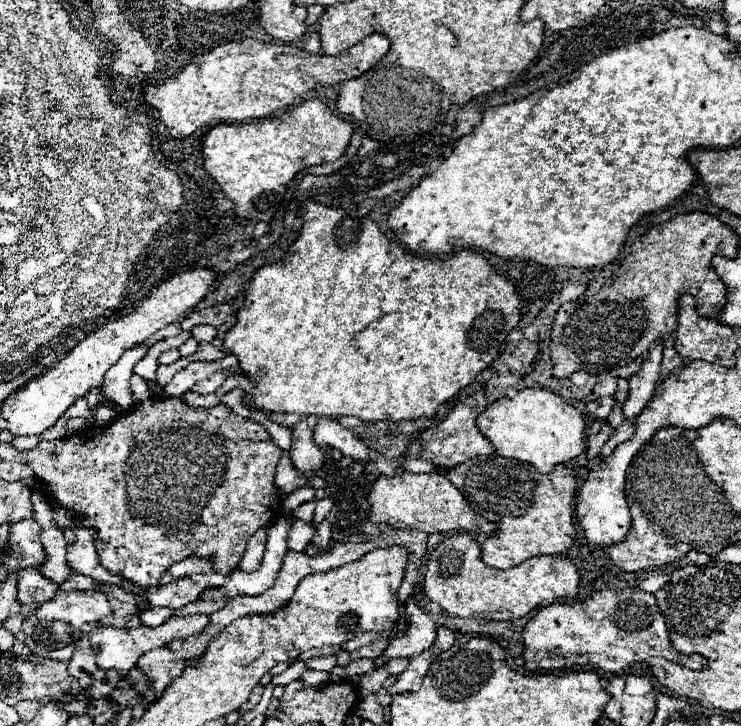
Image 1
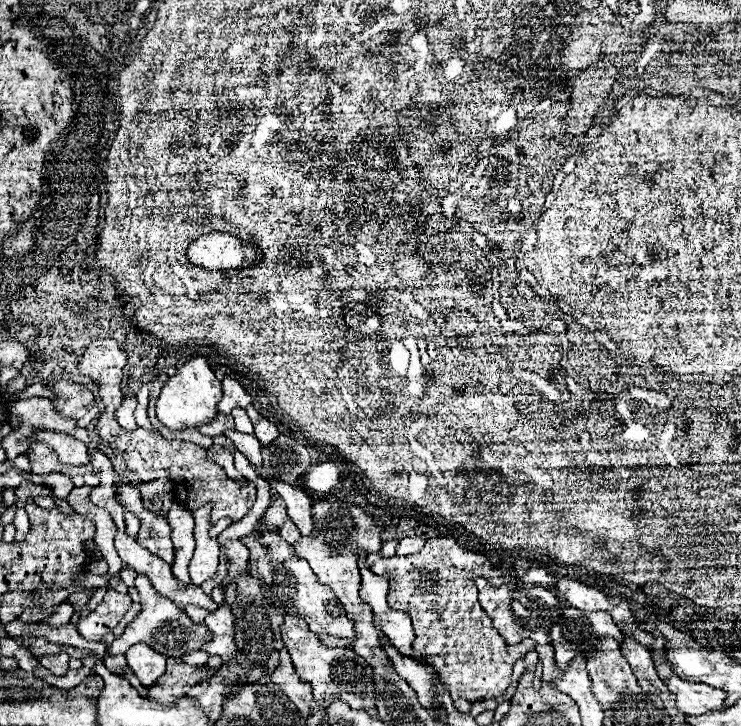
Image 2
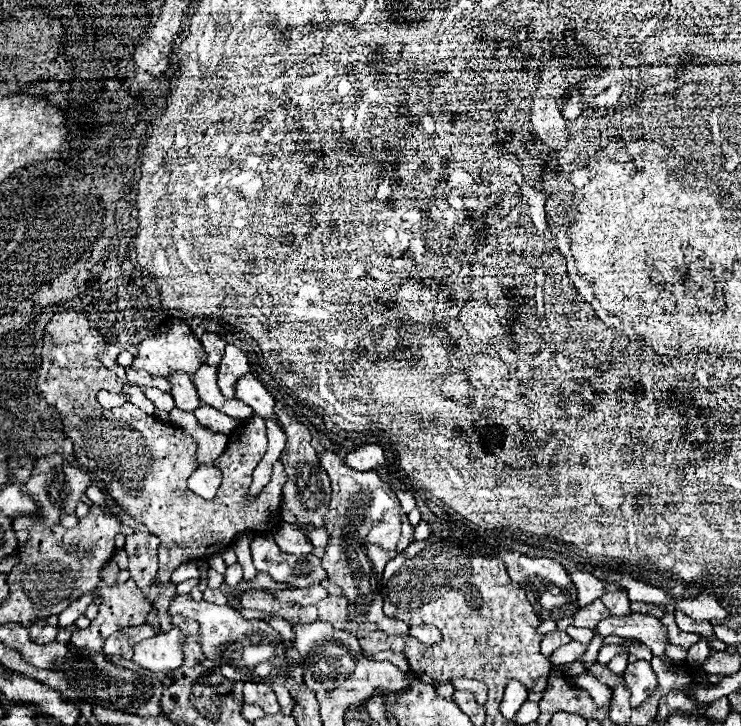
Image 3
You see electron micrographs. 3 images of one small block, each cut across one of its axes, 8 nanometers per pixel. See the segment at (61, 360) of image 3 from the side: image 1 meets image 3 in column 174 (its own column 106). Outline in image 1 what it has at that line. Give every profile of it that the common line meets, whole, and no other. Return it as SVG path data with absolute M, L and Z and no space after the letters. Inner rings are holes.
M152 398L136 404L125 416L119 415L110 426L86 428L62 440L42 440L30 450L14 452L12 448L4 448L2 456L4 460L28 464L34 470L33 479L40 476L38 480L44 483L41 487L48 499L74 508L82 516L82 526L96 528L96 550L104 568L148 586L158 584L172 564L188 556L214 554L216 572L236 568L252 534L282 514L280 492L274 484L280 448L266 440L270 436L258 422L234 414L224 404L216 408L192 408L182 398ZM202 524L212 532L210 548L196 546L196 530Z

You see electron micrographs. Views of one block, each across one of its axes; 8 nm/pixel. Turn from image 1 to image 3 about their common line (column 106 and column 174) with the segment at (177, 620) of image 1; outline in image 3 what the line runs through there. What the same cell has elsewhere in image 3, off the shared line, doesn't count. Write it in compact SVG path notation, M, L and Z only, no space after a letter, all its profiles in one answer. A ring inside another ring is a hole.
M172 628L166 634L142 640L134 648L134 662L152 672L172 672L182 664L184 632Z

